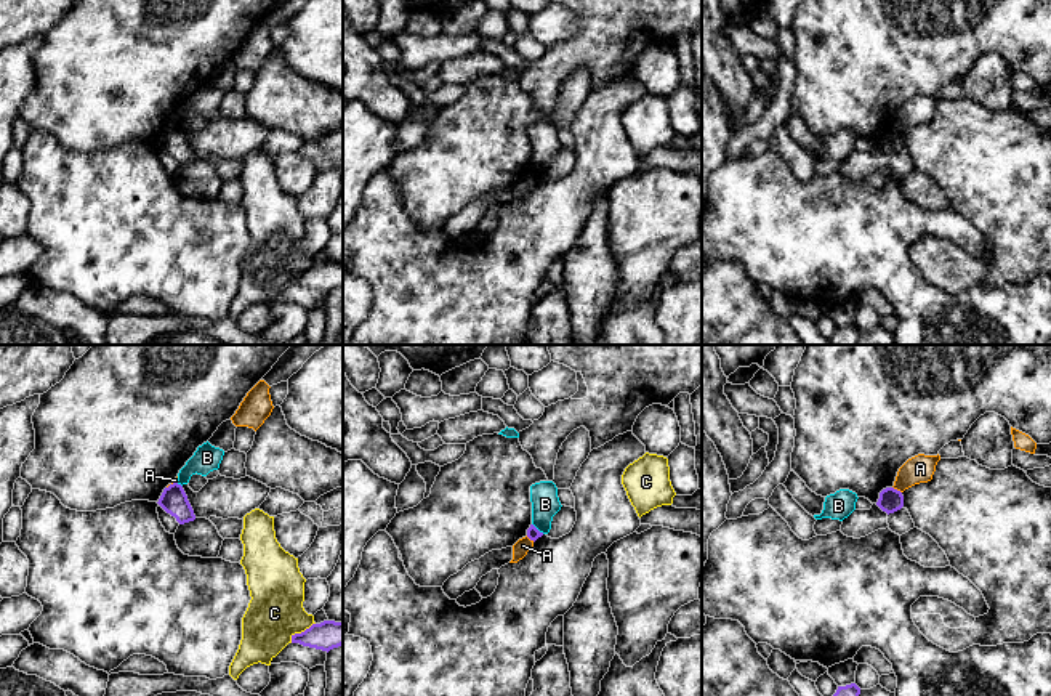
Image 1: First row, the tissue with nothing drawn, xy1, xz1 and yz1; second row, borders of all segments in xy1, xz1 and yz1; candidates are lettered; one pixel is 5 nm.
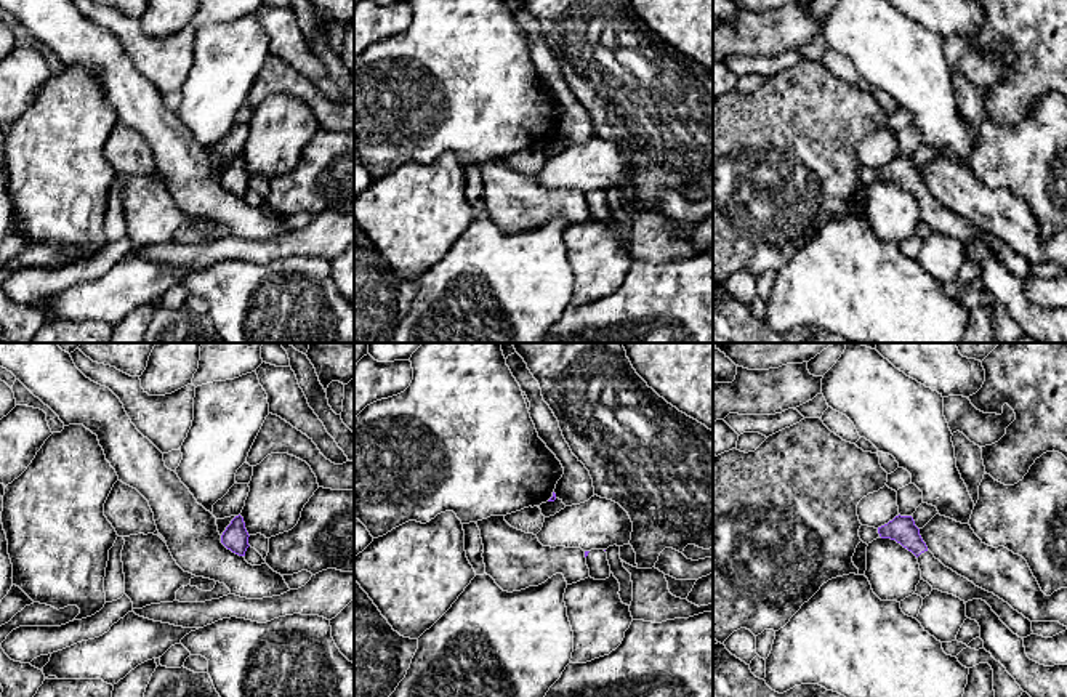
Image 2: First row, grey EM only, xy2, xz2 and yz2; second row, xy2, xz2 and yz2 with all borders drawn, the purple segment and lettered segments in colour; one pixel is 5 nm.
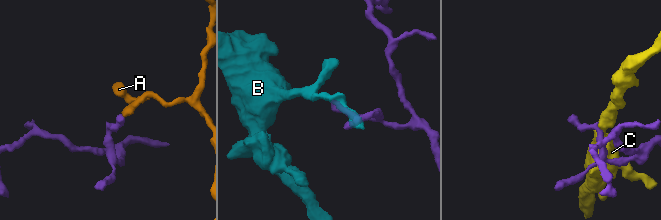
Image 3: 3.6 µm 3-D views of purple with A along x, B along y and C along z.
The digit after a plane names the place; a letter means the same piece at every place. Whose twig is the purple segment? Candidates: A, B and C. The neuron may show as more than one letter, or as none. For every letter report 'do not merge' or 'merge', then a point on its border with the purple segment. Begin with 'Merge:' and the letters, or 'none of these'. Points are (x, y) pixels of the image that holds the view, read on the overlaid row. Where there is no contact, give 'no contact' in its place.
Merge: none of these
A: do not merge; meets purple in yz1 at (896, 489)
B: do not merge; meets purple in xz1 at (537, 530)
C: do not merge; meets purple in xy1 at (302, 632)

